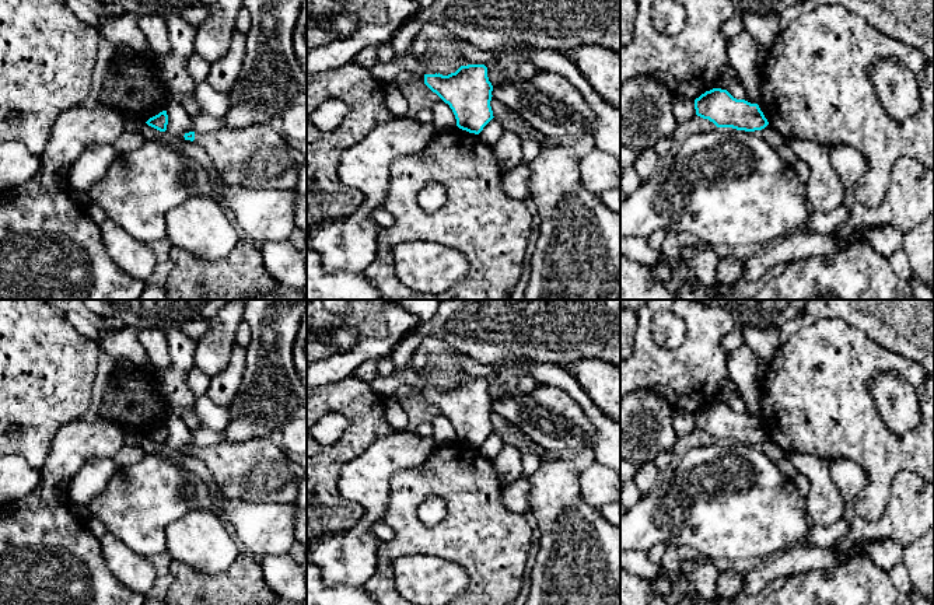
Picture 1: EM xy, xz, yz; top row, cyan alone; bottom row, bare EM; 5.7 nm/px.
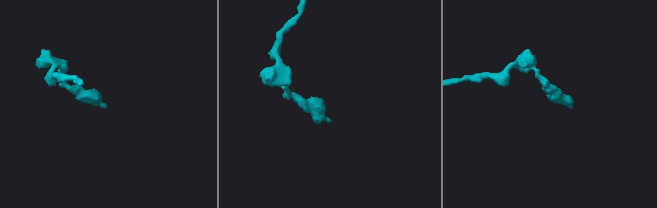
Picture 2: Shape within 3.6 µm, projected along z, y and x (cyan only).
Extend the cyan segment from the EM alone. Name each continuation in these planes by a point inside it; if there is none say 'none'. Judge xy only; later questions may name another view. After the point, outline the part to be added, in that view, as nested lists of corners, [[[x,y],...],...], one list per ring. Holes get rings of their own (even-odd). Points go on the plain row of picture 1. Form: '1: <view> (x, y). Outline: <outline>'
1: xy (256, 471). Outline: [[[270,437],[241,443],[221,440],[195,454],[209,468],[218,492],[248,503],[297,503],[305,469]]]

